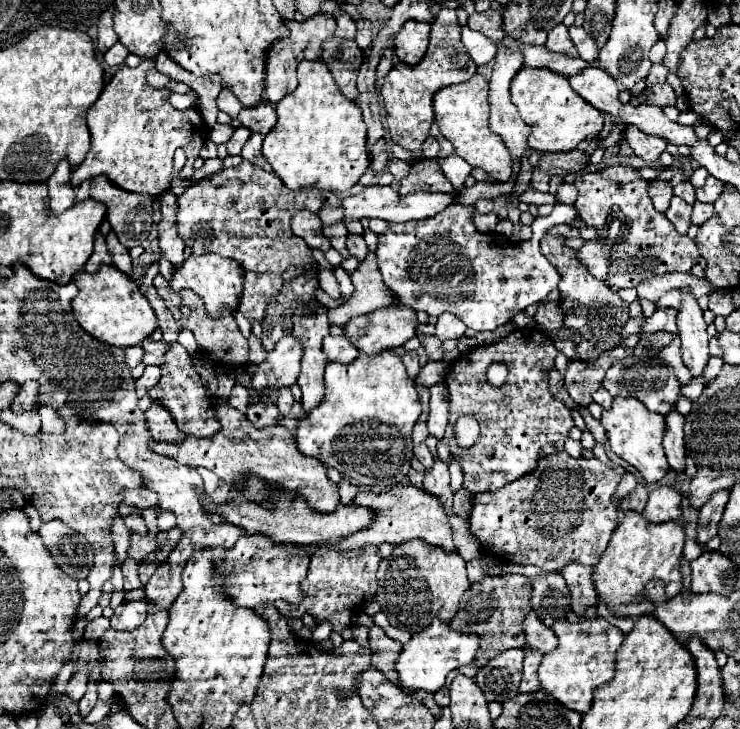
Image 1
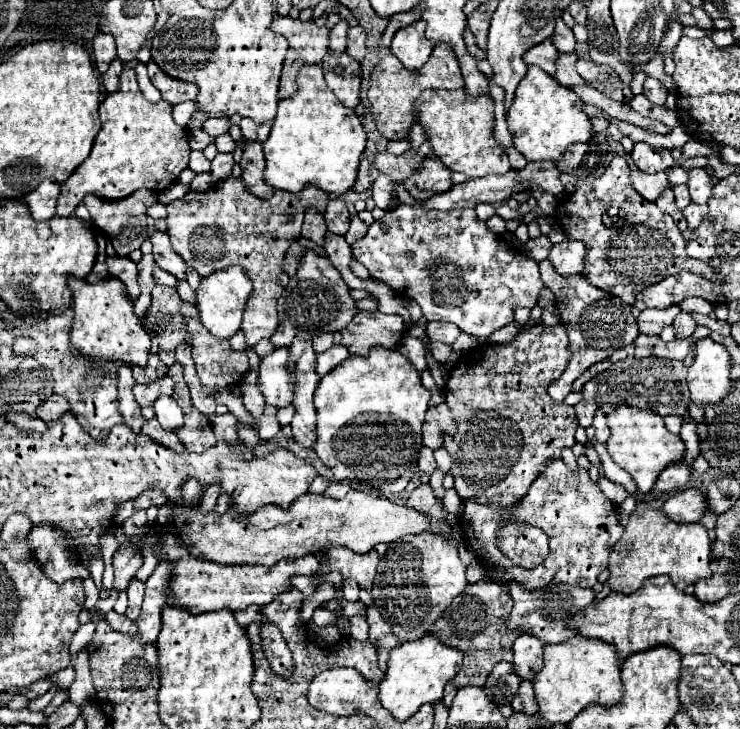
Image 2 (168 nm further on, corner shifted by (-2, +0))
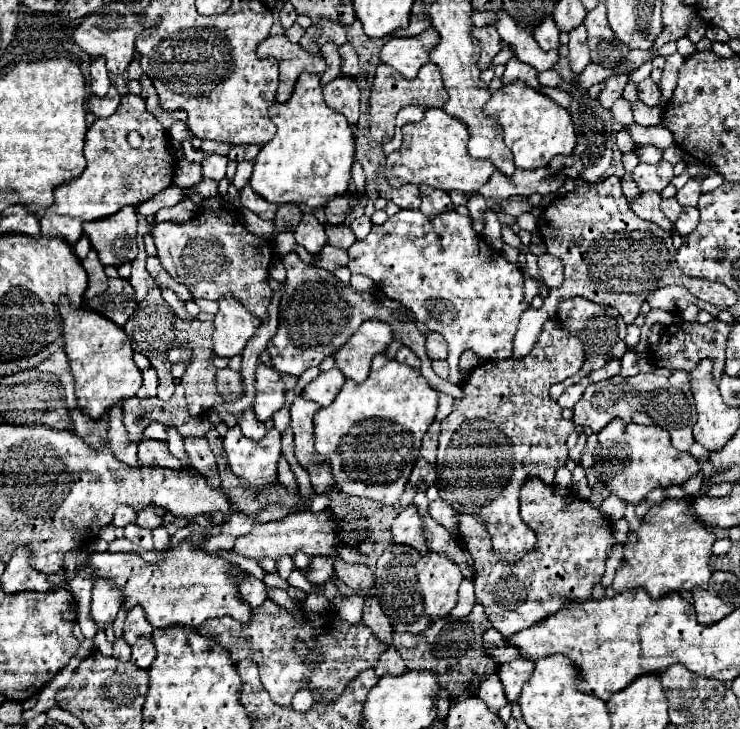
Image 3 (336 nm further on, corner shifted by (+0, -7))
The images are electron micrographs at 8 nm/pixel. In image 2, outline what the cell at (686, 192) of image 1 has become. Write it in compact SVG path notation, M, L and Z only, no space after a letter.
M681 184L681 186L675 186L673 188L673 194L675 194L675 202L677 202L677 206L683 210L683 208L687 208L689 204L691 204L691 198L689 198L689 188L685 186L685 184Z

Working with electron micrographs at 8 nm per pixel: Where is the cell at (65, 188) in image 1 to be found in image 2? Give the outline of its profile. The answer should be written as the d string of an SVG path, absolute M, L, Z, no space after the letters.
M45 180L37 186L37 190L33 190L31 194L25 196L25 202L33 214L35 220L49 220L55 216L55 204L59 198L59 182L53 180Z

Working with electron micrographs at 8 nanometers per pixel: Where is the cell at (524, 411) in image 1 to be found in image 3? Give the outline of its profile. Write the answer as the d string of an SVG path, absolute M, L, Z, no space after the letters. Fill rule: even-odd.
M547 321L539 333L535 347L521 359L511 361L485 361L475 367L463 381L461 389L465 399L455 401L453 411L441 421L441 437L437 451L437 487L441 499L451 505L457 513L475 515L483 521L491 533L493 549L505 563L513 563L535 547L535 533L523 525L519 517L519 489L529 475L539 477L543 483L553 485L555 471L567 461L567 437L575 431L573 421L565 421L561 407L549 399L549 387L571 375L575 375L587 357L583 343L565 333L555 321ZM475 421L489 421L495 429L475 429Z

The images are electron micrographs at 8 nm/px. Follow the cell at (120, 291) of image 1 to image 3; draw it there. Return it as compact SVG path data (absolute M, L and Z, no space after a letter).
M61 297L57 307L63 319L65 355L75 379L77 409L97 421L121 401L135 397L137 389L141 387L141 371L133 363L131 341L129 337L125 337L125 331L113 321L107 321L105 317L99 317L97 313L91 313L83 307L71 309L67 297Z

